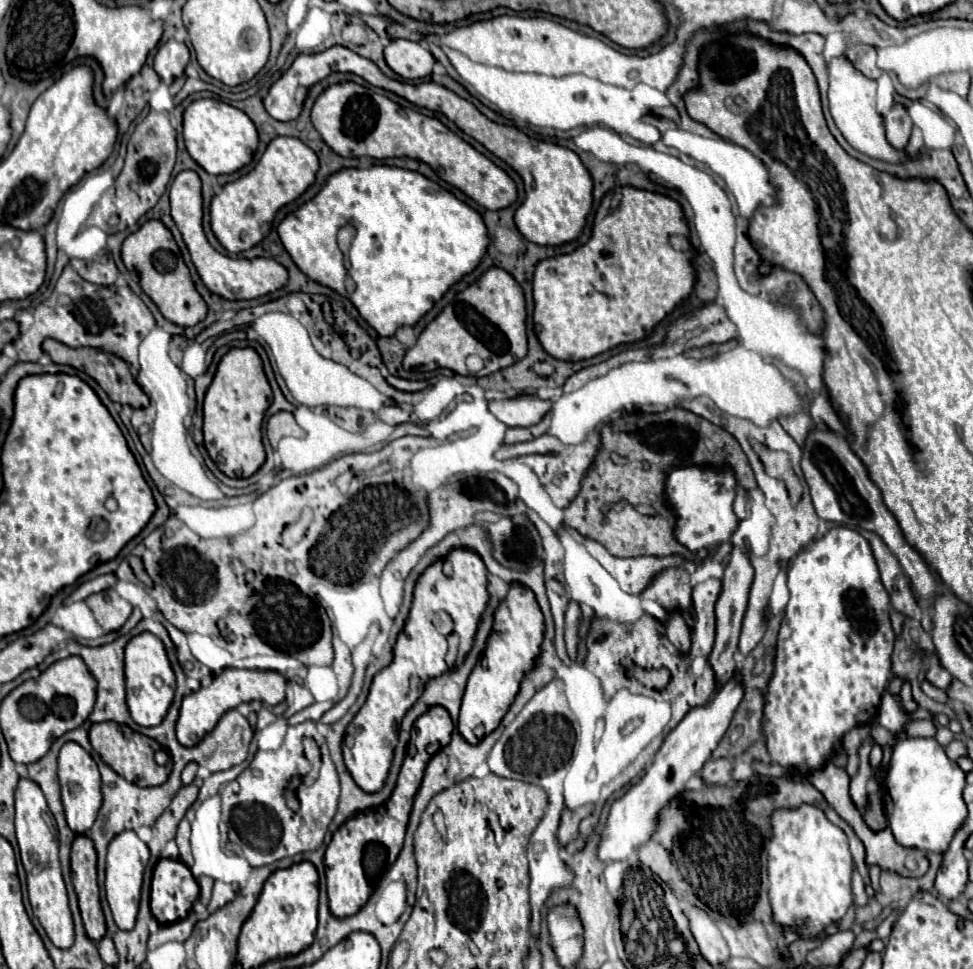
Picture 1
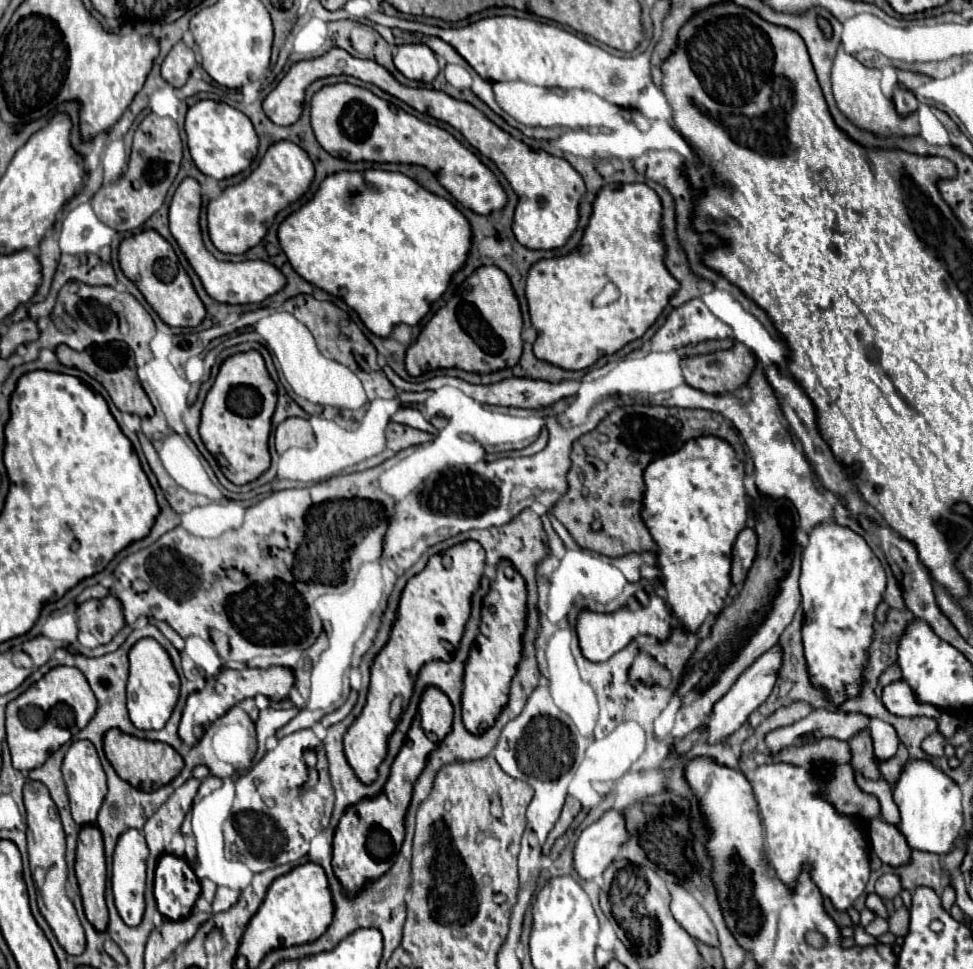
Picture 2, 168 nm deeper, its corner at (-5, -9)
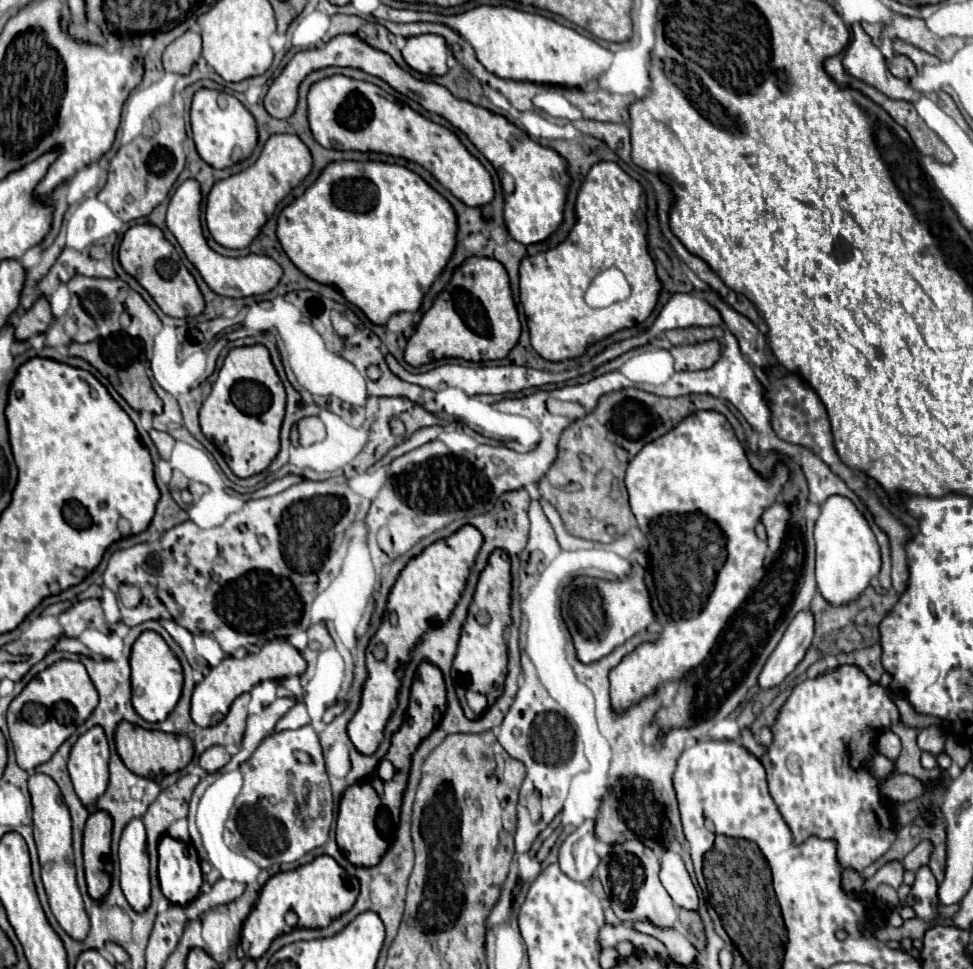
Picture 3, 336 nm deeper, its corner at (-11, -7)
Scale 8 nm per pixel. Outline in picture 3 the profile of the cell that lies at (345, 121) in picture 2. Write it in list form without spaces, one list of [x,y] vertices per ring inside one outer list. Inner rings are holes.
[[[331,76],[311,86],[307,104],[311,132],[323,148],[381,152],[395,158],[407,158],[427,168],[467,206],[485,206],[493,202],[495,188],[491,174],[473,154],[469,154],[461,140],[449,128],[423,118],[407,104],[391,100],[379,86],[347,76]]]

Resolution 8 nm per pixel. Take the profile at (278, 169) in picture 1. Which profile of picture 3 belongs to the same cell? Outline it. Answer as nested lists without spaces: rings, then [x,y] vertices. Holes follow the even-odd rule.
[[[273,134],[261,156],[247,170],[219,180],[207,198],[207,228],[215,242],[225,248],[241,250],[247,248],[265,222],[273,216],[277,204],[297,188],[313,168],[313,158],[309,148],[295,134]]]

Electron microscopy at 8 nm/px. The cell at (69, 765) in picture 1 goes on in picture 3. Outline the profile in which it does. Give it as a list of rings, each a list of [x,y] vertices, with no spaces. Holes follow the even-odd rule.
[[[93,726],[79,736],[69,754],[73,788],[85,808],[93,810],[109,784],[109,744],[103,728]]]

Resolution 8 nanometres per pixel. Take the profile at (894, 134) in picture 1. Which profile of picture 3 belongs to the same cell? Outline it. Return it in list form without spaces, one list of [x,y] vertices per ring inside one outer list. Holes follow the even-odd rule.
[[[895,56],[893,62],[889,64],[889,70],[891,70],[893,76],[897,76],[897,78],[901,78],[901,80],[913,80],[915,74],[917,74],[917,72],[915,72],[915,66],[913,66],[911,60],[905,58],[905,56]]]

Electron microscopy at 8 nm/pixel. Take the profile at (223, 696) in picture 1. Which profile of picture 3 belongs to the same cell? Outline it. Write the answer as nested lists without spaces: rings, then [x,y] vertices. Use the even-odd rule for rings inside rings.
[[[273,640],[271,644],[265,644],[257,654],[249,654],[241,660],[237,658],[225,658],[219,666],[211,668],[211,672],[199,682],[193,690],[193,700],[191,700],[191,718],[197,726],[207,728],[211,726],[213,714],[227,714],[231,702],[245,694],[251,692],[253,686],[265,682],[265,680],[283,680],[289,676],[301,676],[307,668],[307,662],[303,656],[285,640]]]

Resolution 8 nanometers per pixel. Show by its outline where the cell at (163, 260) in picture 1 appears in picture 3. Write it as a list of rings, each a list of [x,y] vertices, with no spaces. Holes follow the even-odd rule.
[[[135,224],[131,226],[121,242],[119,248],[119,262],[127,274],[131,274],[157,302],[157,306],[173,318],[195,318],[205,310],[203,294],[183,266],[181,256],[177,254],[175,246],[163,236],[163,232],[153,224]]]

